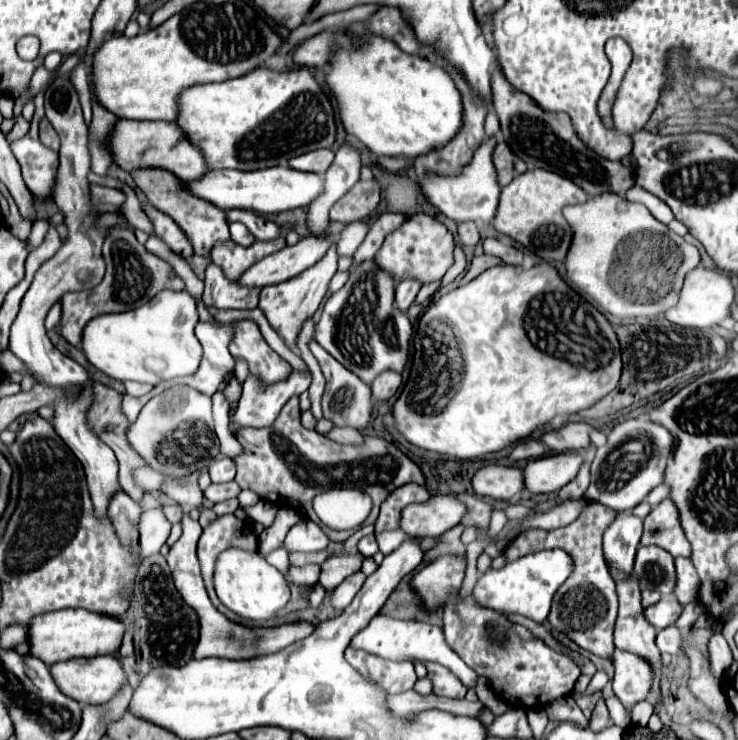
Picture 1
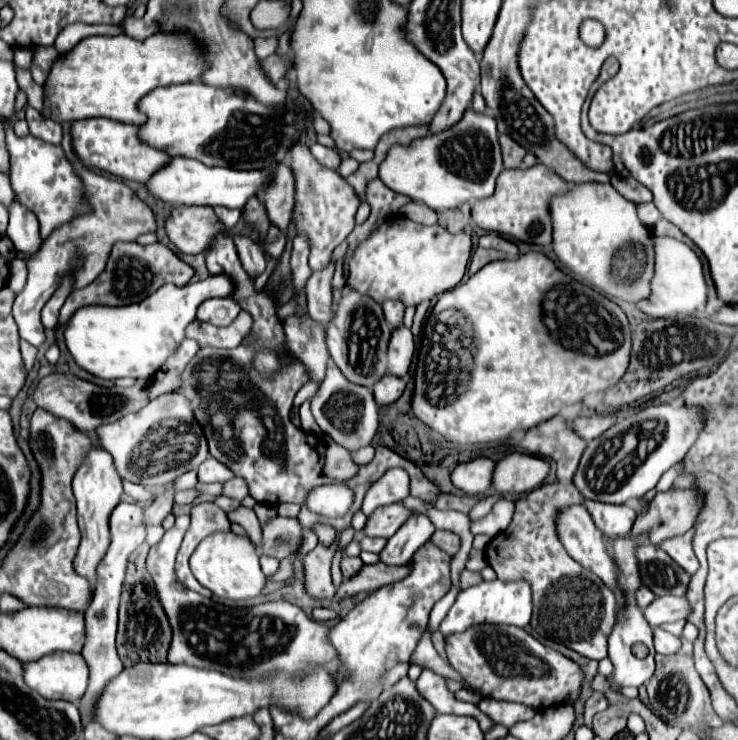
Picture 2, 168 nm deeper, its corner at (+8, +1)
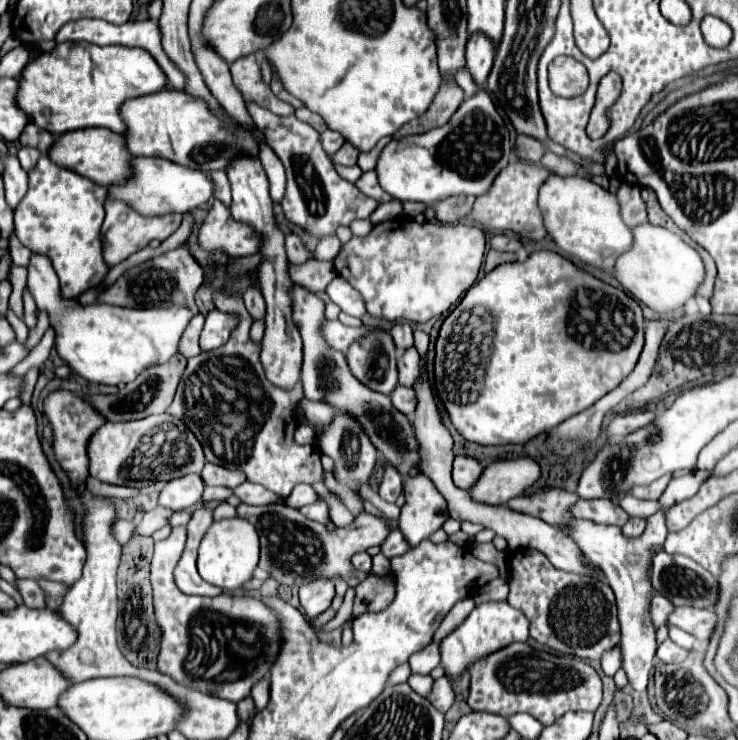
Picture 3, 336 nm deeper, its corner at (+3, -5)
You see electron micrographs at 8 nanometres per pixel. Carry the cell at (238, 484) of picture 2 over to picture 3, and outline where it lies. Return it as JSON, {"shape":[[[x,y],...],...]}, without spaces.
{"shape":[[[249,481],[235,487],[233,493],[247,505],[271,505],[271,503],[277,503],[277,501],[283,499],[281,495],[275,495],[273,491],[269,491],[269,489],[261,487],[261,485],[249,483]]]}

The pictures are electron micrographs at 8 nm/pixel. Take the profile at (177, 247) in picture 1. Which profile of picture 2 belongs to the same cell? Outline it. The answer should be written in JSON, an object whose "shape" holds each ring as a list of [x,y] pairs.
{"shape":[[[172,205],[164,229],[178,251],[195,255],[202,253],[208,247],[208,241],[212,241],[212,233],[216,233],[214,225],[220,225],[224,229],[212,207]]]}

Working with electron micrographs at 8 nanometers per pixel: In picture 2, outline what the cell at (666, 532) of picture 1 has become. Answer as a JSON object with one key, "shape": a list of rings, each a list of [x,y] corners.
{"shape":[[[674,487],[664,493],[656,493],[650,501],[648,511],[642,513],[630,535],[646,535],[652,545],[660,545],[666,539],[684,535],[700,511],[700,493],[692,489]]]}

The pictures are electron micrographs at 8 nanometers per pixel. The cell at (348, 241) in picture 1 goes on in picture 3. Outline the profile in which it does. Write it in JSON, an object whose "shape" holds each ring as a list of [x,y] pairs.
{"shape":[[[393,199],[389,203],[379,203],[377,211],[373,211],[373,215],[371,215],[371,221],[379,223],[379,221],[387,221],[387,219],[393,219],[399,215],[403,215],[403,203]]]}

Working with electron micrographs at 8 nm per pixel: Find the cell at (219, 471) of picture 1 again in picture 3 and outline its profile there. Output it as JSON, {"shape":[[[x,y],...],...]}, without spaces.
{"shape":[[[205,463],[201,477],[205,481],[205,485],[223,485],[223,487],[231,487],[235,489],[237,485],[241,485],[245,481],[245,473],[241,471],[229,471],[221,465],[213,465],[213,463]]]}

